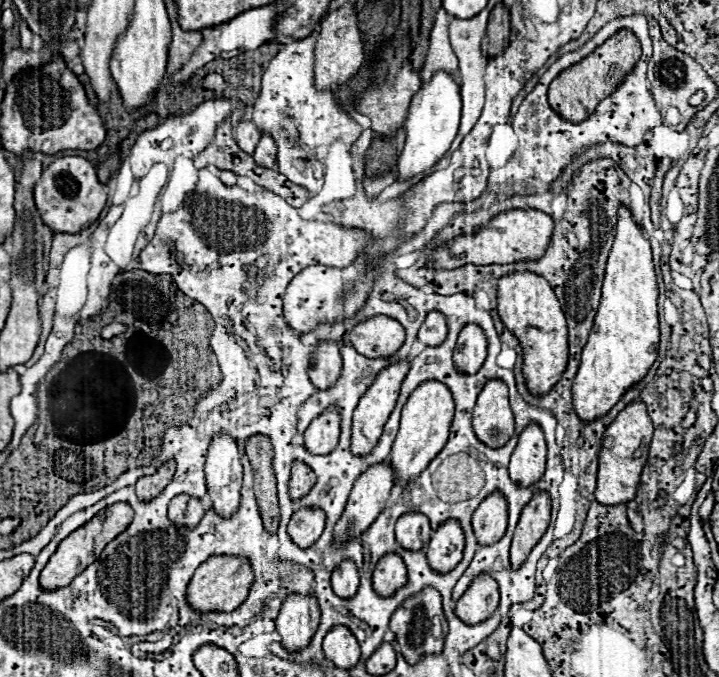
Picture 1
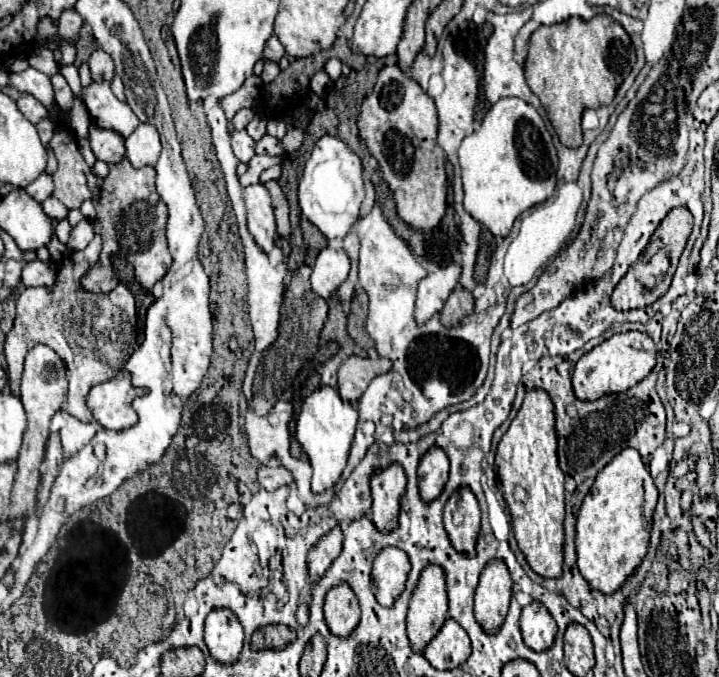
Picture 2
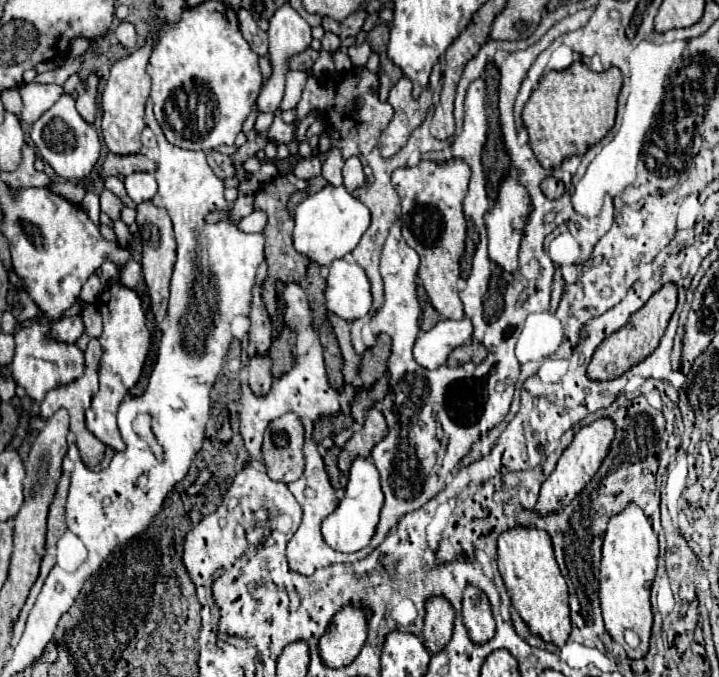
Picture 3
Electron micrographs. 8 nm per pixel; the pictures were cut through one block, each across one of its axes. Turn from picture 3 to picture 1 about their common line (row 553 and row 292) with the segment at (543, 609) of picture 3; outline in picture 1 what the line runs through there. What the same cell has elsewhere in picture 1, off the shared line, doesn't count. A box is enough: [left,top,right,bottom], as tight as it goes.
[496,272,568,396]

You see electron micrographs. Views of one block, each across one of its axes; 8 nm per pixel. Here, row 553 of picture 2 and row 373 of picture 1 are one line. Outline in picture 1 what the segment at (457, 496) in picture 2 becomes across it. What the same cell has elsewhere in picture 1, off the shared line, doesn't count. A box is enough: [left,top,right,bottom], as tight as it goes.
[452,324,488,374]

